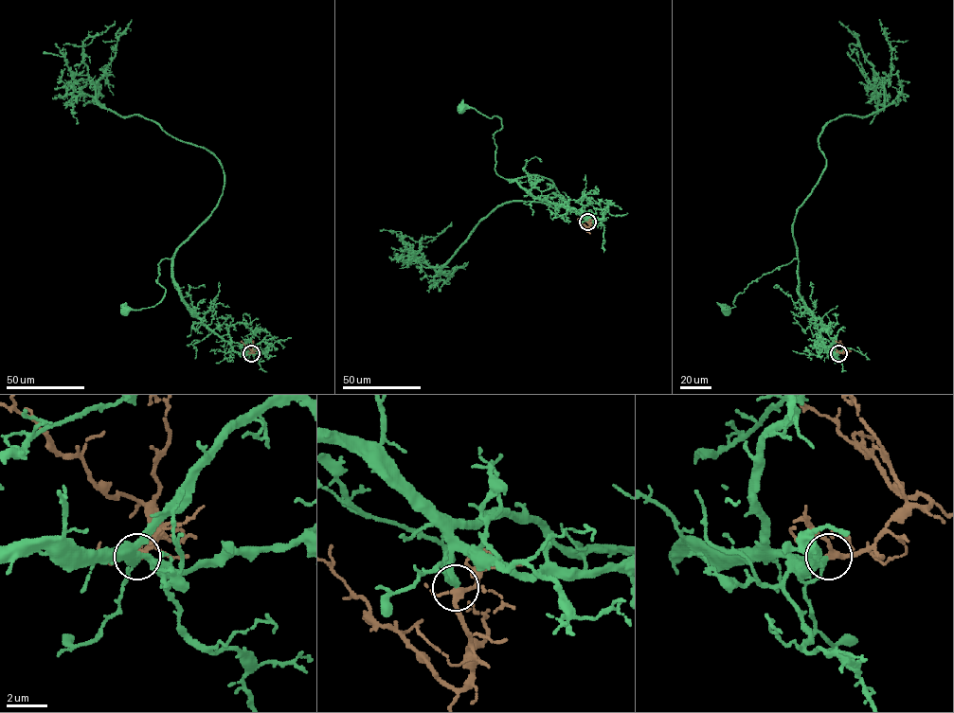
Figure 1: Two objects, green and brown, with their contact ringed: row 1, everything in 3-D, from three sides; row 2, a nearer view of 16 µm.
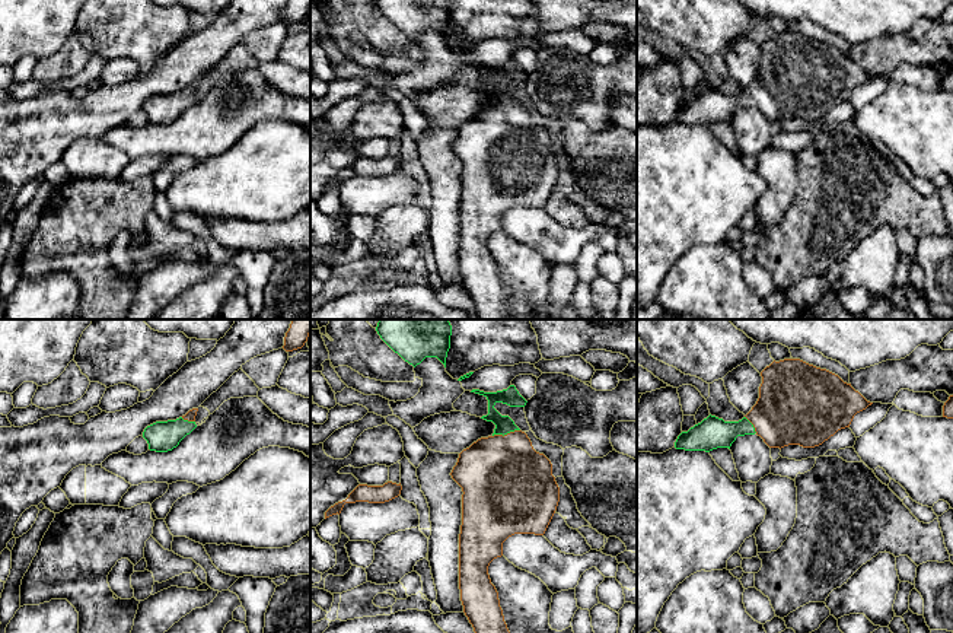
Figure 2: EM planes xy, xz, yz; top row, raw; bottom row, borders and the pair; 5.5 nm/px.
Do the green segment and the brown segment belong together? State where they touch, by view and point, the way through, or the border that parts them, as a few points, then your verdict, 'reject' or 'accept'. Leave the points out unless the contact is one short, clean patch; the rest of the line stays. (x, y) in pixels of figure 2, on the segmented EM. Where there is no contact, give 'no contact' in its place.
contact xz (506, 433); way xz (504, 425), (506, 433), (503, 479); accept

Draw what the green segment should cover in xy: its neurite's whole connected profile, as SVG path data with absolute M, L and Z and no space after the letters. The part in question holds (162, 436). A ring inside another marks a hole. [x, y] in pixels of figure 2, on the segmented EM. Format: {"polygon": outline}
{"polygon": "M198 408L189 410L185 416L176 420L156 422L147 426L143 438L149 443L150 451L168 452L179 445L195 427L195 416Z"}

